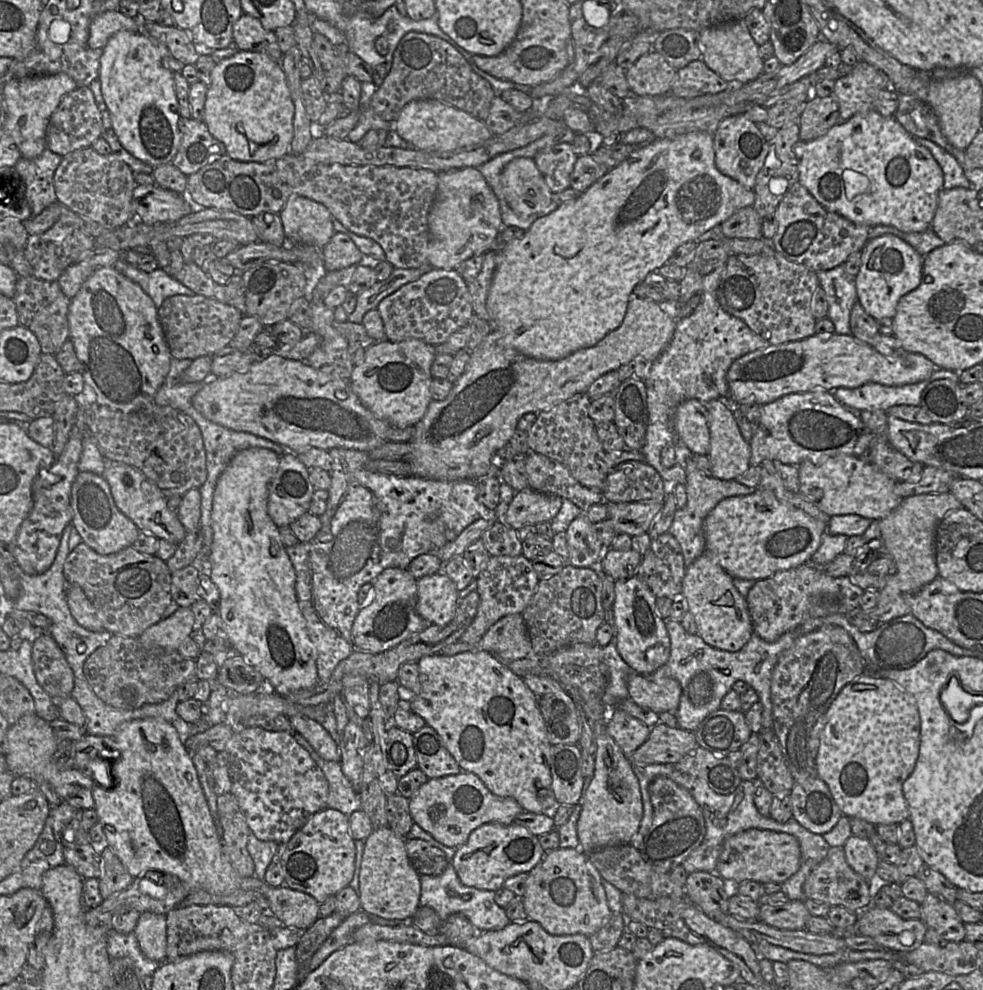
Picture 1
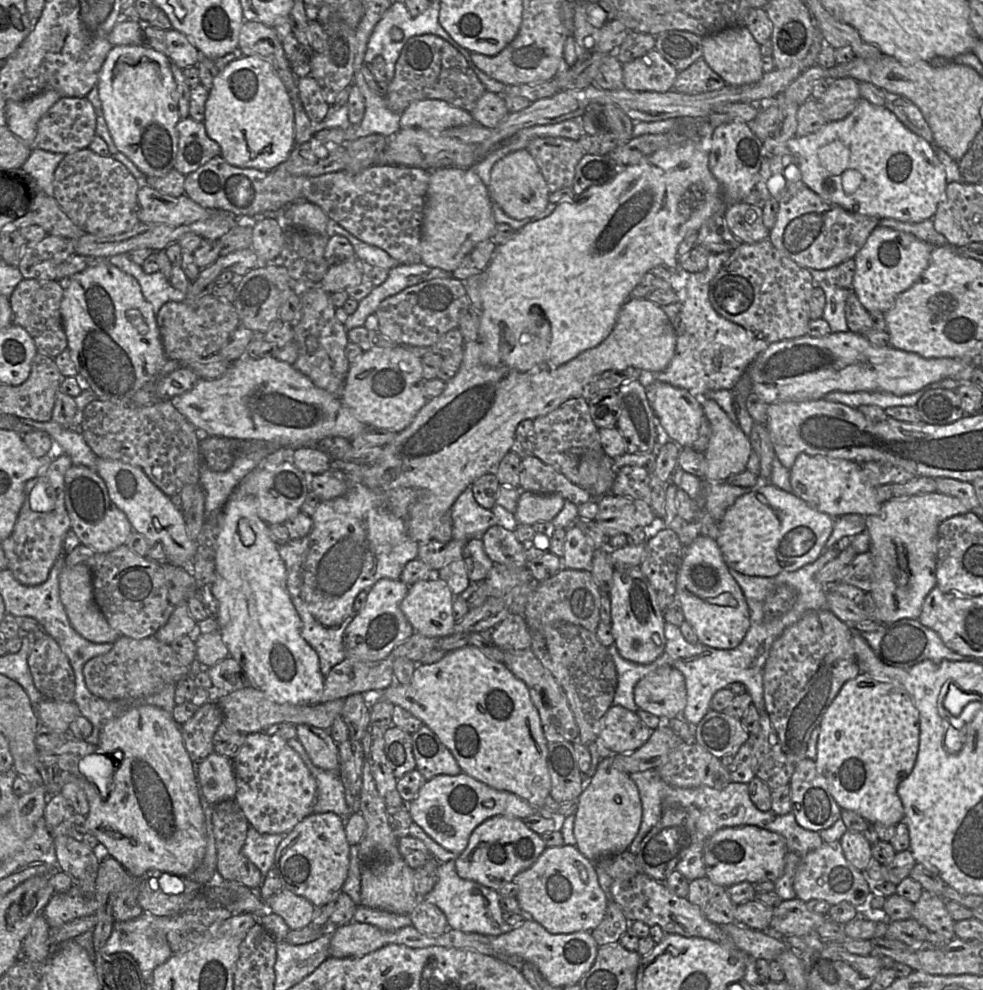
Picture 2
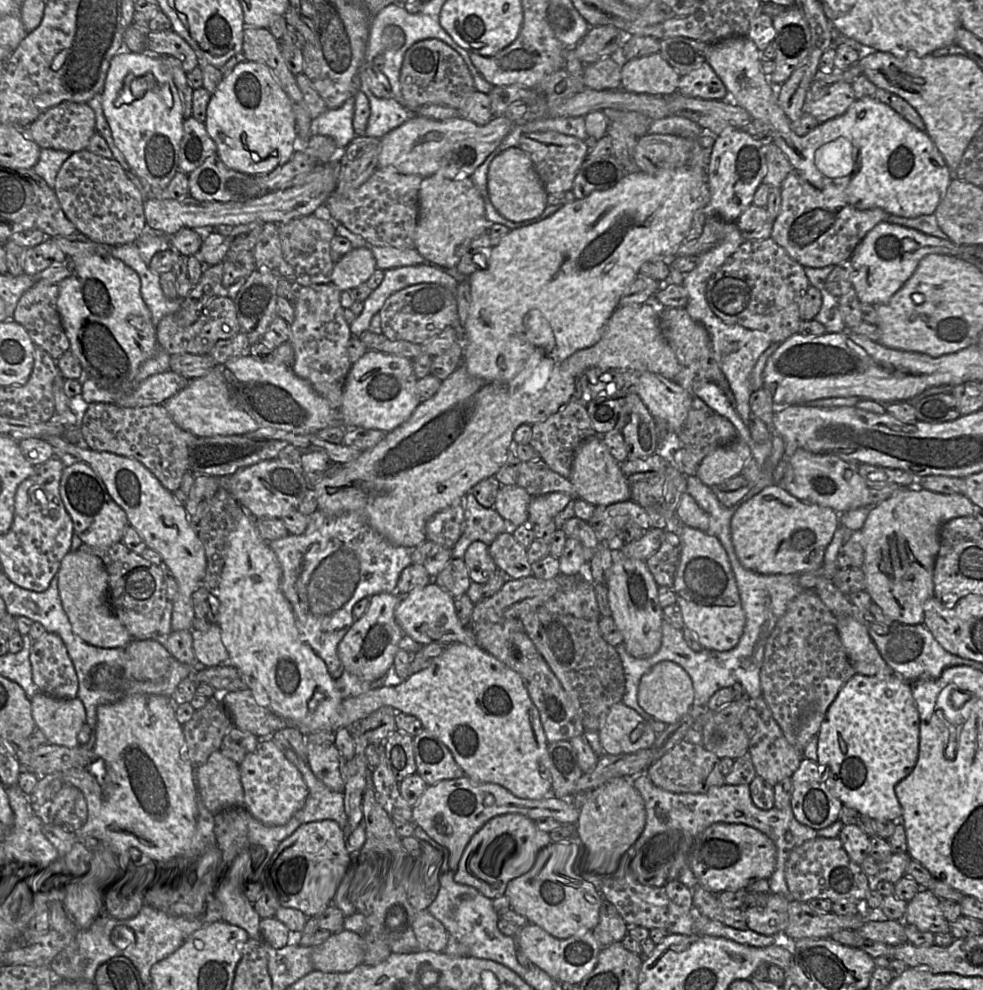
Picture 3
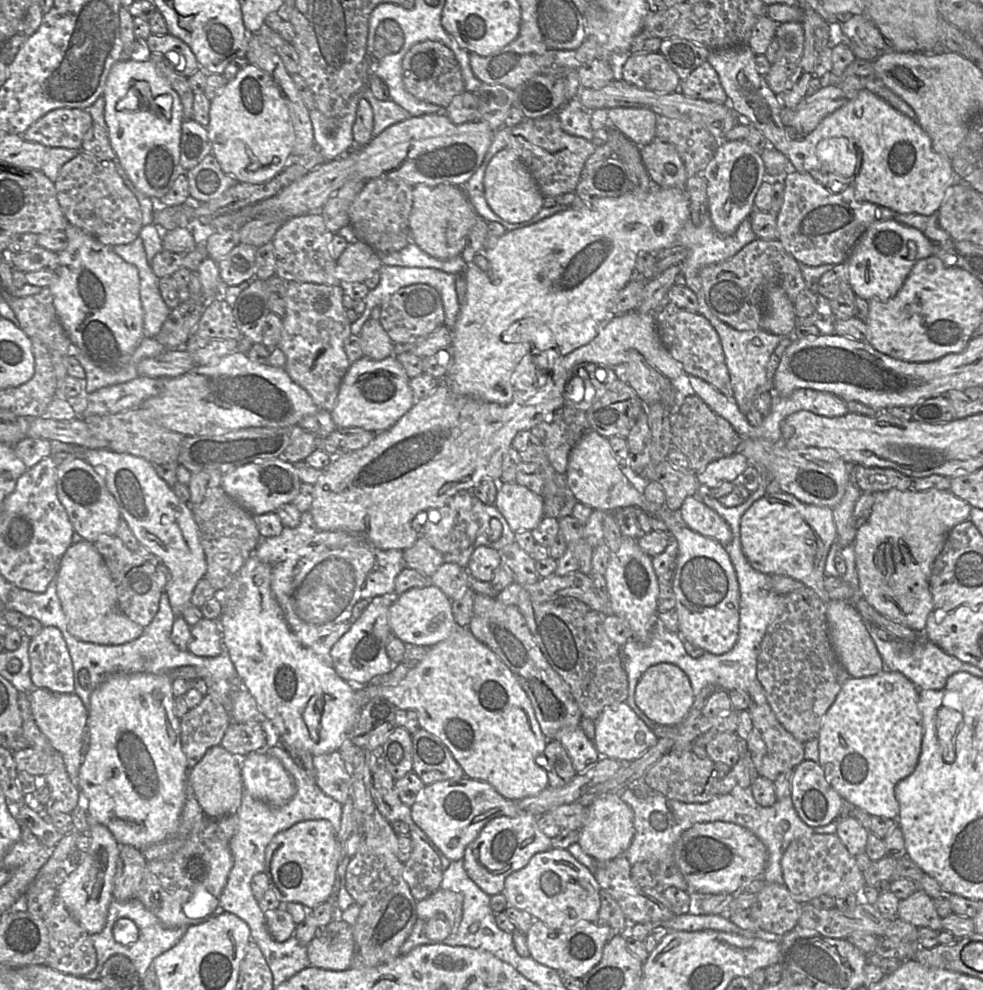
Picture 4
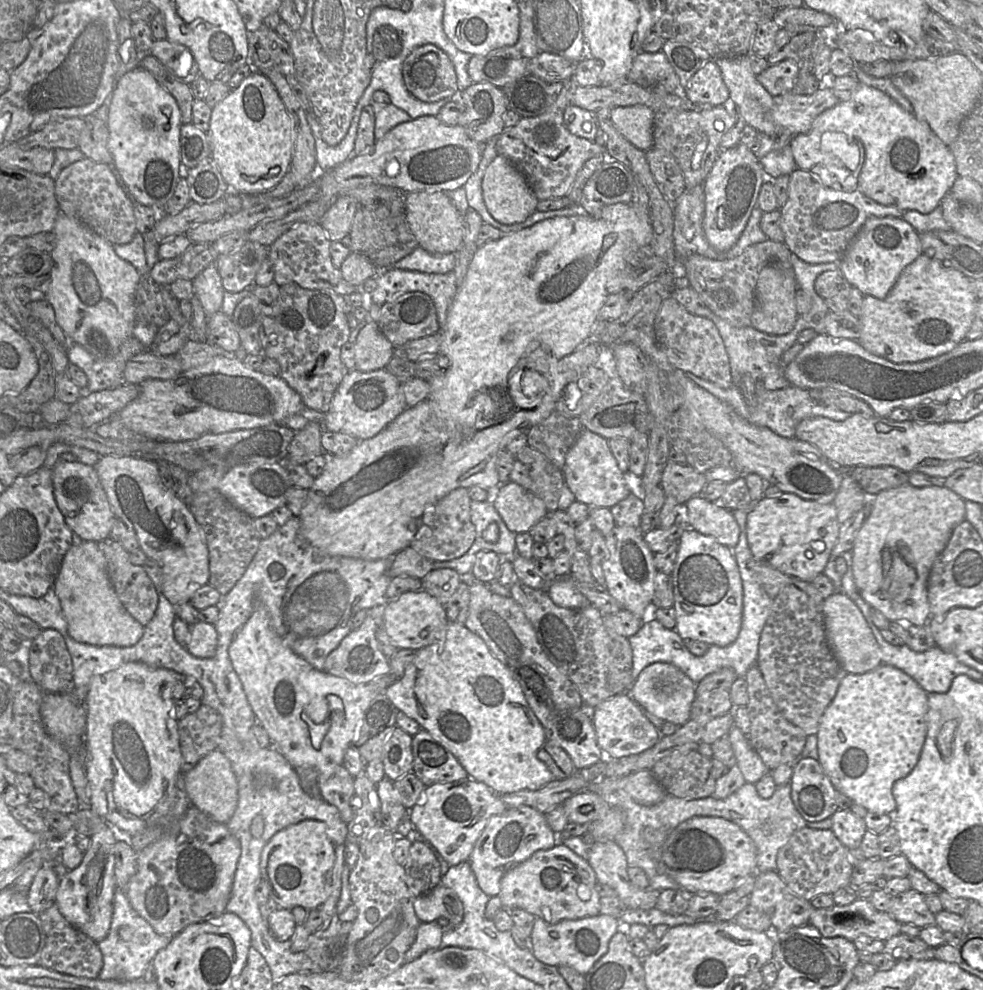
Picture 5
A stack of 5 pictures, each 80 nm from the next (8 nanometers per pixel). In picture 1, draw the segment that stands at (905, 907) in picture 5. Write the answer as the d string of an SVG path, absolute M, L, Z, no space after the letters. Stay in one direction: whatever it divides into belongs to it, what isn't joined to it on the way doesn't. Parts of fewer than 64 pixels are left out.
M928 892L921 904L921 918L927 927L933 928L947 942L961 942L965 939L965 923L954 906L938 895Z

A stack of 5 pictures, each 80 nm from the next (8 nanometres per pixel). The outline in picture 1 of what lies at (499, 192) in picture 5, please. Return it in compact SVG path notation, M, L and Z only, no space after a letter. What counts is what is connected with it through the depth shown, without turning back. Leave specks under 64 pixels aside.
M533 158L511 160L502 170L500 181L506 201L520 218L536 214L552 202L552 192Z

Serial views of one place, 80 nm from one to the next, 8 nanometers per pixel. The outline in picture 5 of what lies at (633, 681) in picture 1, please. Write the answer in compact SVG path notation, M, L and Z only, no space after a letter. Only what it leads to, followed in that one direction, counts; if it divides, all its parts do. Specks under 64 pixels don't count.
M656 662L644 668L627 694L640 707L655 717L680 727L690 720L690 710L695 699L694 682L670 663Z

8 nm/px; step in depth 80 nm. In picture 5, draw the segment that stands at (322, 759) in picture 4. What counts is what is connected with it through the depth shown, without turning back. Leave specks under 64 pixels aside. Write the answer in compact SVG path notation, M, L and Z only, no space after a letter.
M339 765L326 781L318 774L318 786L322 798L336 806L342 820L348 824L354 815L350 805L350 799L354 795L354 777L343 765Z

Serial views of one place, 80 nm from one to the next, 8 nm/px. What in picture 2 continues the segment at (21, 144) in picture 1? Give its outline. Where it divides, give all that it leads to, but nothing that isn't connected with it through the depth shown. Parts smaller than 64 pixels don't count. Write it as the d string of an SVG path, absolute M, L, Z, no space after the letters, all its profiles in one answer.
M47 90L23 101L5 101L4 123L20 140L32 148L37 123L48 109L62 98L55 90Z

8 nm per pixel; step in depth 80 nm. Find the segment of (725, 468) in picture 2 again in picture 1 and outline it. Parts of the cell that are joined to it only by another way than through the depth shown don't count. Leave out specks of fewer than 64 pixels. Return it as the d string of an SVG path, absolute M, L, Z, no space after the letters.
M720 400L704 404L709 414L708 459L713 478L735 480L750 467L751 448L741 435L731 410Z

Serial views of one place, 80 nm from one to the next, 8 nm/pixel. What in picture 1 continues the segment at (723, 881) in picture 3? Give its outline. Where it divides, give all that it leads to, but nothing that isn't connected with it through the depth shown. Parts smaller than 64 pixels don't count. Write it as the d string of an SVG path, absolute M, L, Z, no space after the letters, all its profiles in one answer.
M752 828L725 840L715 873L724 880L734 880L737 883L753 880L761 884L781 884L799 870L800 860L800 845L796 837L784 832Z

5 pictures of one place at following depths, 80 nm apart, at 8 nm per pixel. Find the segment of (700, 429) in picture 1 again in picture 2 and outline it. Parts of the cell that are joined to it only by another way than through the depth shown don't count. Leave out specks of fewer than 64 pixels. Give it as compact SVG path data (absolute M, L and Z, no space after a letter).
M656 379L646 387L646 397L670 439L680 448L691 448L705 417L701 399Z

